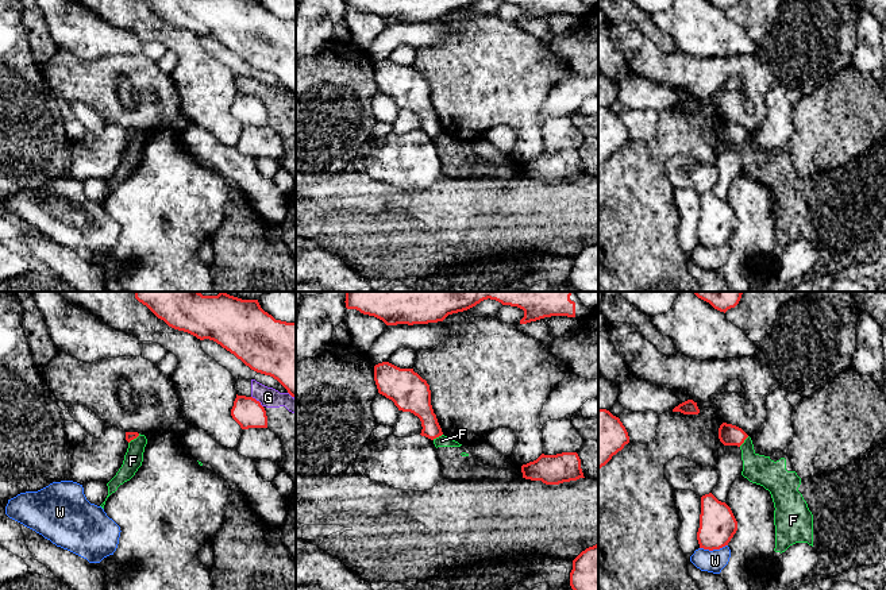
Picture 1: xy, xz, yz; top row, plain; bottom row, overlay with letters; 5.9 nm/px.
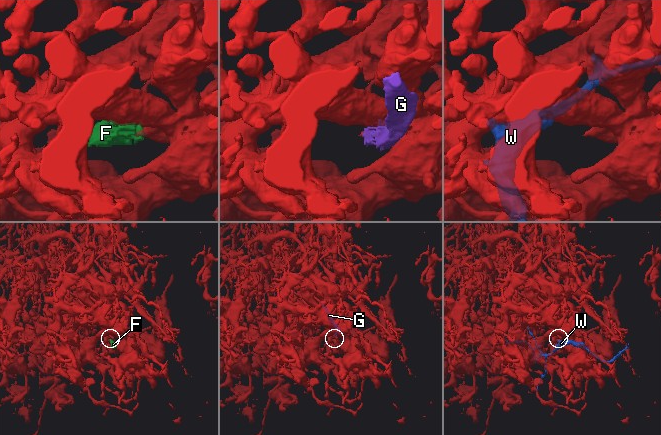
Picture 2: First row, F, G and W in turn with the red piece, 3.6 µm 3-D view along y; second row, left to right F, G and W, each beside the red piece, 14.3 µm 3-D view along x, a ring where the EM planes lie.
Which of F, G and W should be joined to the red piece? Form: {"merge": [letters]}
{"merge": []}

